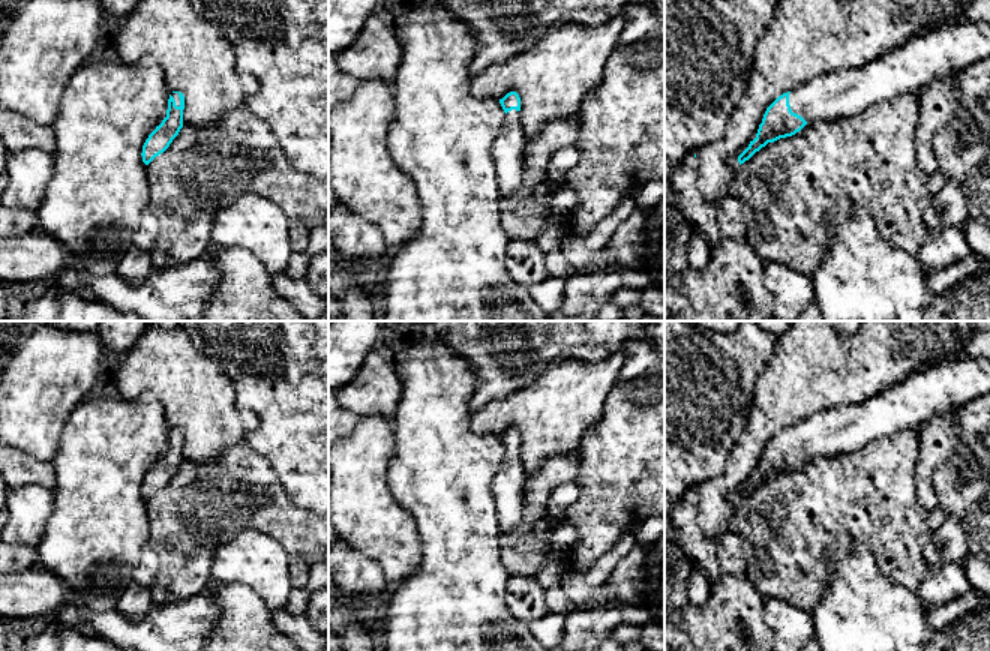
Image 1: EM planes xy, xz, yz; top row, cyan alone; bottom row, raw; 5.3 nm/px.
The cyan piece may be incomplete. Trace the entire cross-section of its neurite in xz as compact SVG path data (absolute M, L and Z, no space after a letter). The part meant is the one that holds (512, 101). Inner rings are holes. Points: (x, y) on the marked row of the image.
M510 92L500 99L500 104L506 112L506 122L494 141L492 158L501 195L513 196L522 188L526 136L520 122L519 94Z

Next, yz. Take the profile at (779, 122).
M964 20L928 28L866 66L820 75L778 96L738 162L744 164L768 142L795 135L812 120L854 117L897 96L918 94L933 81L988 57L990 24L986 21Z

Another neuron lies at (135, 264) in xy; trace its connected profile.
M132 244L123 255L116 273L128 282L142 282L152 268L152 252Z

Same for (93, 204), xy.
M154 57L136 63L88 60L68 81L56 132L54 177L38 210L38 228L64 246L92 278L116 273L148 207L142 146L166 117L170 92Z

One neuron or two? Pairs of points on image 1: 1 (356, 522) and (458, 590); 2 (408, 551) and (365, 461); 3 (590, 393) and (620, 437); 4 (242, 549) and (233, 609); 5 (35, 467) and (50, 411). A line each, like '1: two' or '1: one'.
1: two
2: one
3: two
4: two
5: two

